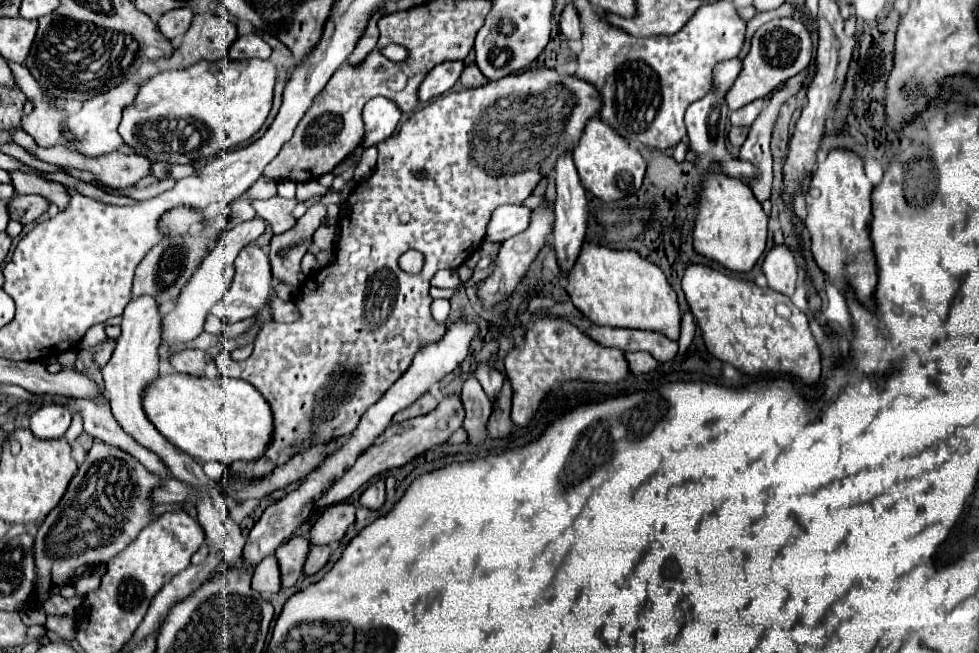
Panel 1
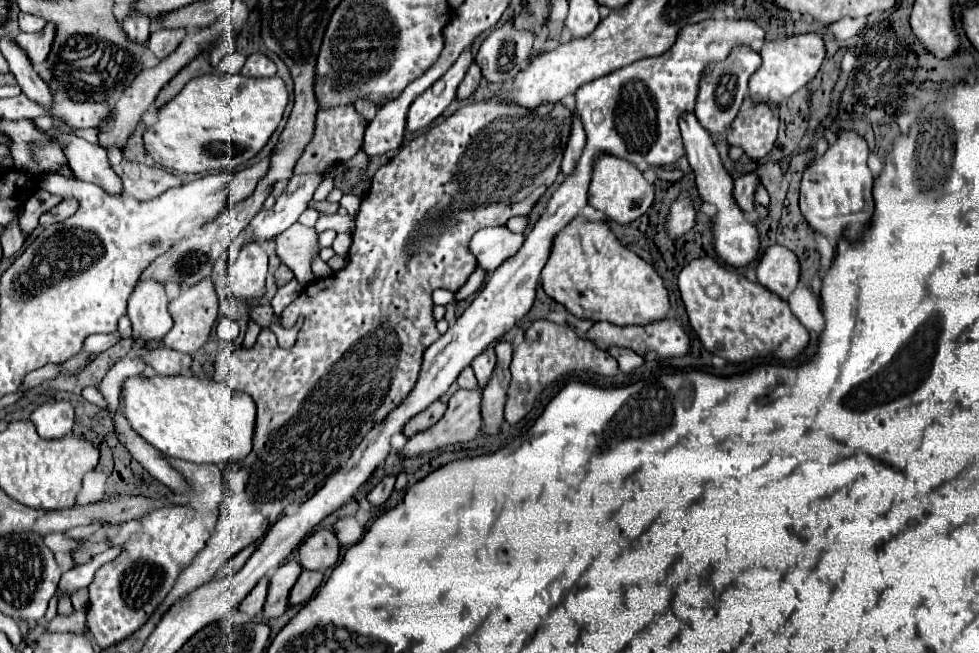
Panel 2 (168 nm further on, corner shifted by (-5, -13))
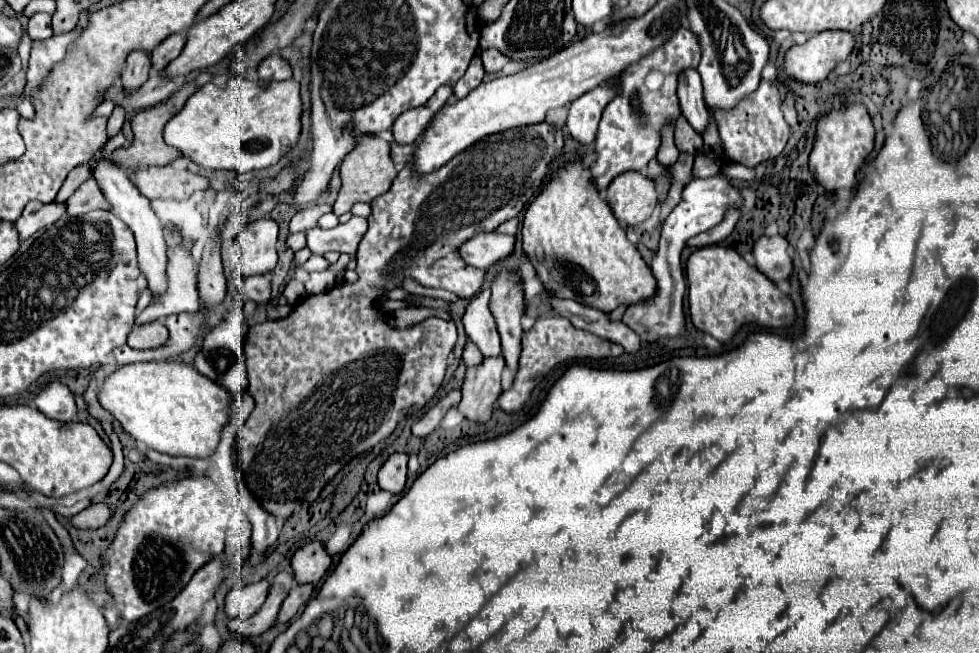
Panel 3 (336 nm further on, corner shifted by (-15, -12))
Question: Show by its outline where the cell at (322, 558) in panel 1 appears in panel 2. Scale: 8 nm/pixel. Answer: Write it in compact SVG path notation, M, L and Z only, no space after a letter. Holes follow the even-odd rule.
M304 570L302 576L298 578L298 582L294 584L292 592L290 592L290 604L306 602L316 592L322 578L324 578L324 574L318 572L318 570Z

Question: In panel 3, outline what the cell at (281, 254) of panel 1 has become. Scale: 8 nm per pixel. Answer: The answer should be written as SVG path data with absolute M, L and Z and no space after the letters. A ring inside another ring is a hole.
M292 279L292 281L286 285L286 289L284 289L282 295L288 299L290 305L294 305L296 301L300 301L300 299L306 295L306 289L304 289L302 283L298 283L296 279Z

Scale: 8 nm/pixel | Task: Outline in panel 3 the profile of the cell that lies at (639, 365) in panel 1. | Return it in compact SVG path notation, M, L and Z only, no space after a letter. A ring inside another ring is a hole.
M550 297L550 305L558 315L564 315L566 319L570 319L574 327L590 331L602 339L614 341L622 345L626 353L634 353L640 347L640 337L636 337L632 329L628 329L622 321L612 321L610 315L600 309L586 307L578 301L558 299L558 297Z

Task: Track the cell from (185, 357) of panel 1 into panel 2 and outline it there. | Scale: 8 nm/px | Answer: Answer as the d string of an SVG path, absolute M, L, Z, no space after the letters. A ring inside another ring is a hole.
M134 340L132 348L140 354L140 358L152 366L152 370L156 370L156 374L162 376L180 376L180 374L190 374L192 368L192 356L176 352L172 348L156 348L156 350L144 350L144 342L142 340Z

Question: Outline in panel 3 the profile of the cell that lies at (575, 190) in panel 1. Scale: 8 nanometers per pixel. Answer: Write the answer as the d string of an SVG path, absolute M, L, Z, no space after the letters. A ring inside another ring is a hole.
M614 77L608 83L602 83L600 87L584 93L582 97L578 97L572 103L572 107L568 111L568 119L566 119L566 129L582 147L596 139L600 115L608 103L608 99L616 97L618 91L620 91L618 77Z

